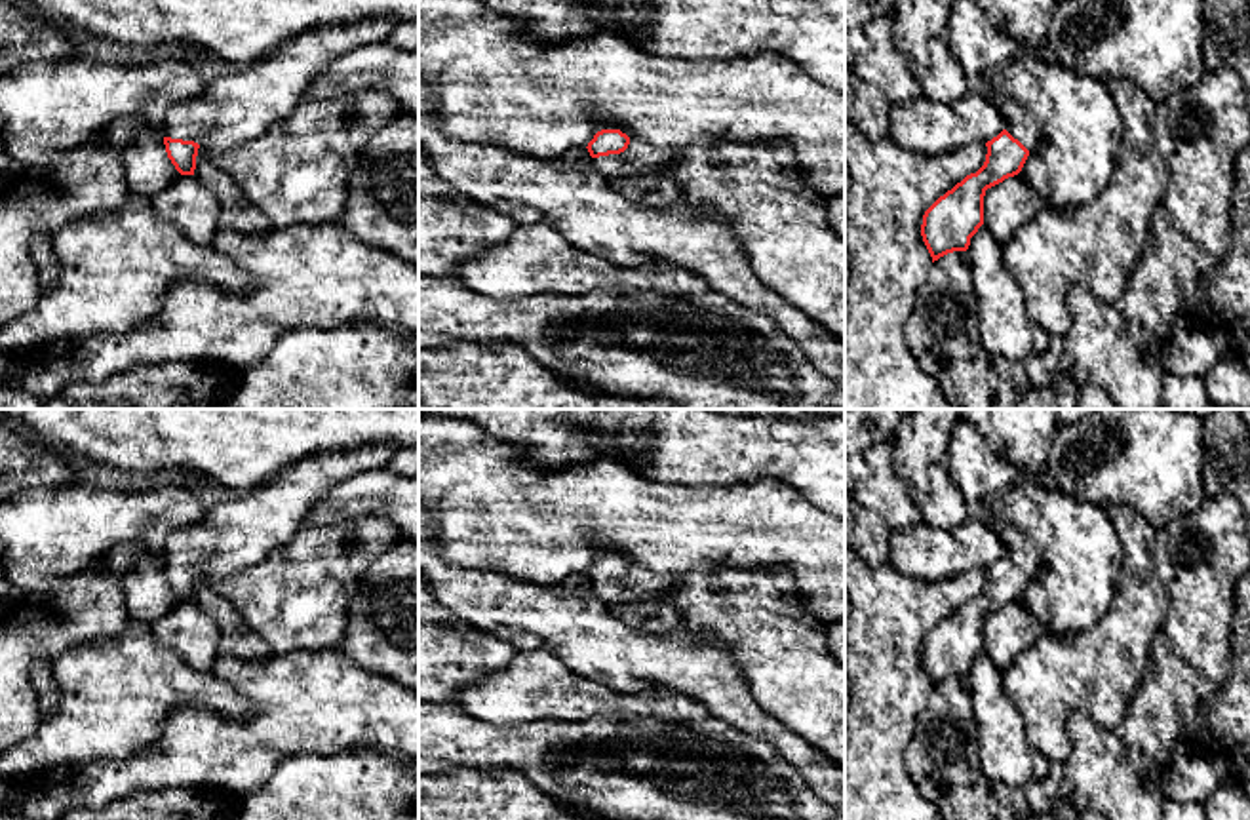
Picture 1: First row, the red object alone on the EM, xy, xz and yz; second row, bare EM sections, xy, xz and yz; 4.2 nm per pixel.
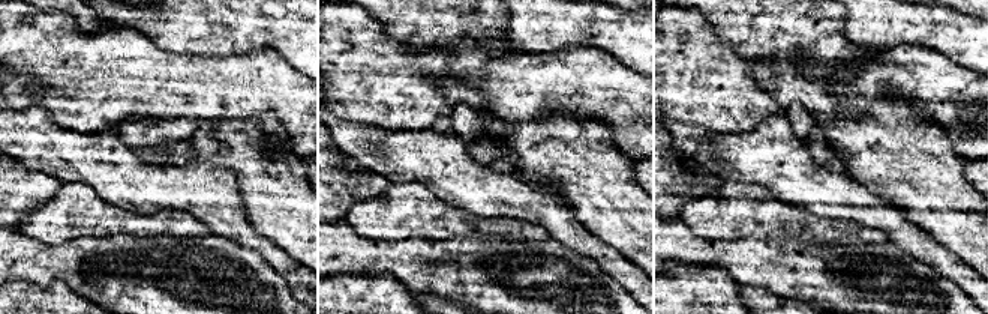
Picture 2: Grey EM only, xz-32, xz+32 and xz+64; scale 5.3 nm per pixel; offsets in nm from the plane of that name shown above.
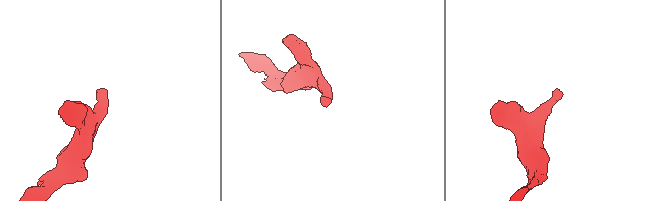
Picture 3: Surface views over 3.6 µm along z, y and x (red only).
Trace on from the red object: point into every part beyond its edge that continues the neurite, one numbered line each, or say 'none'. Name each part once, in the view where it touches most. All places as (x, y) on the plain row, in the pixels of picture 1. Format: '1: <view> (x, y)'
1: xz (638, 585)

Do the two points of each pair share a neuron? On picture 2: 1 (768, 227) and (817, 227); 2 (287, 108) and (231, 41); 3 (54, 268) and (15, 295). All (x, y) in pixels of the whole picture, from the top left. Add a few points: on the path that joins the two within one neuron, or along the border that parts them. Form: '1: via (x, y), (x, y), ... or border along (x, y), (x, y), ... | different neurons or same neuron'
1: via (780, 224), (805, 224) | same neuron
2: border along (275, 50), (264, 48), (233, 54), (204, 53) | different neurons
3: border along (15, 280), (42, 286), (62, 281), (66, 286) | different neurons

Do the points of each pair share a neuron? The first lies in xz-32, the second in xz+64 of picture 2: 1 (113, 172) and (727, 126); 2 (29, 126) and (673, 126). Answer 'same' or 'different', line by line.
1: different
2: same

